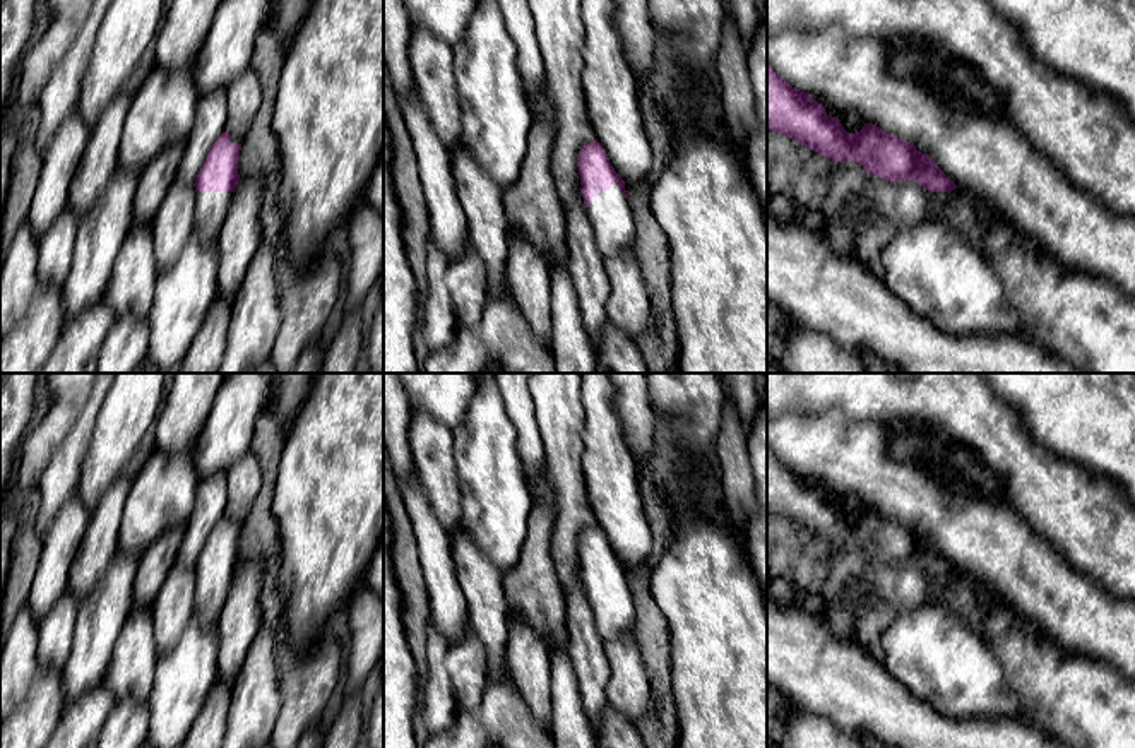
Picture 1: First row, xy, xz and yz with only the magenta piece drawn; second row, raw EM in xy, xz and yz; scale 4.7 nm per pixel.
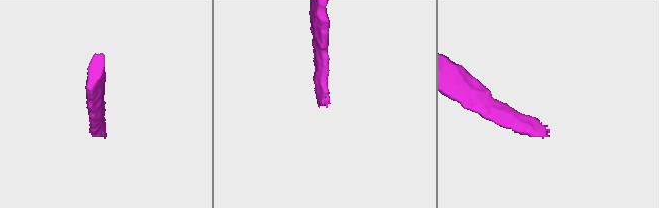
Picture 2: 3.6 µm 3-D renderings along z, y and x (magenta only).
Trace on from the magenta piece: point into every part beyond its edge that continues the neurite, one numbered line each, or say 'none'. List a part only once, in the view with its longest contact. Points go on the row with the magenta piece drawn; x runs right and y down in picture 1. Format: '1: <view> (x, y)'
1: xz (610, 214)

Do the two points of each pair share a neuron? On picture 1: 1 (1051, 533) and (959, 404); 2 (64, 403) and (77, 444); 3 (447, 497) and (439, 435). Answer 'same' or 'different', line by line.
1: same
2: different
3: same

